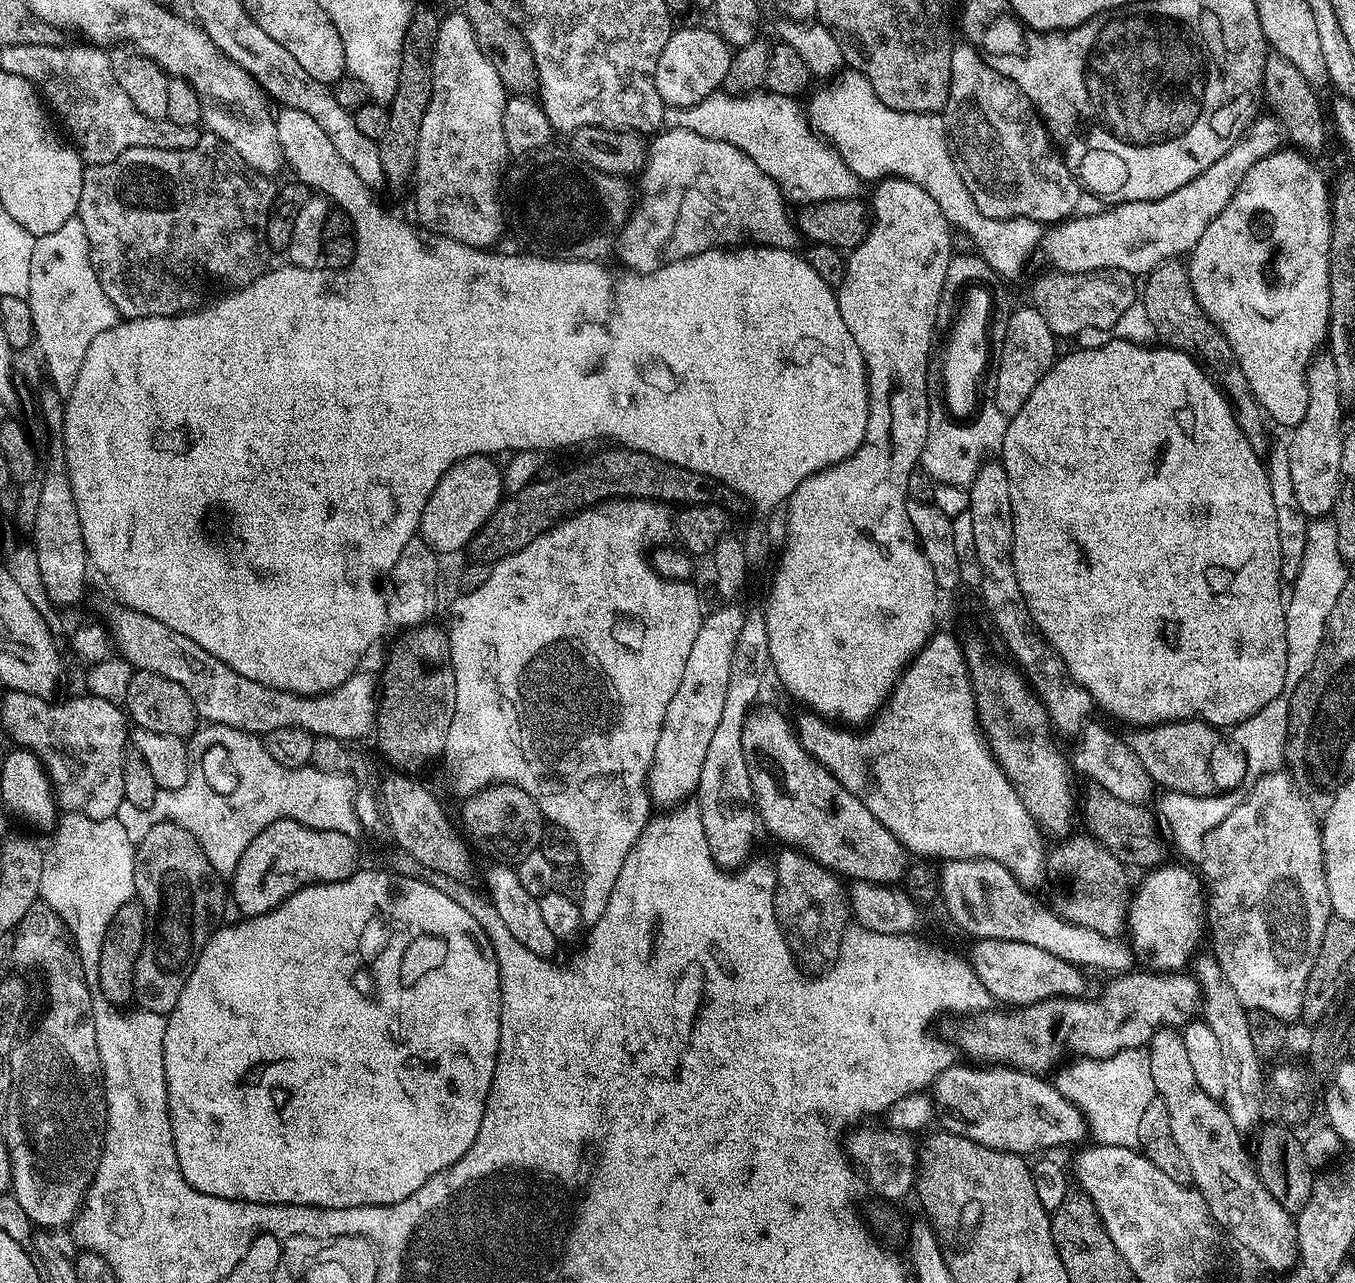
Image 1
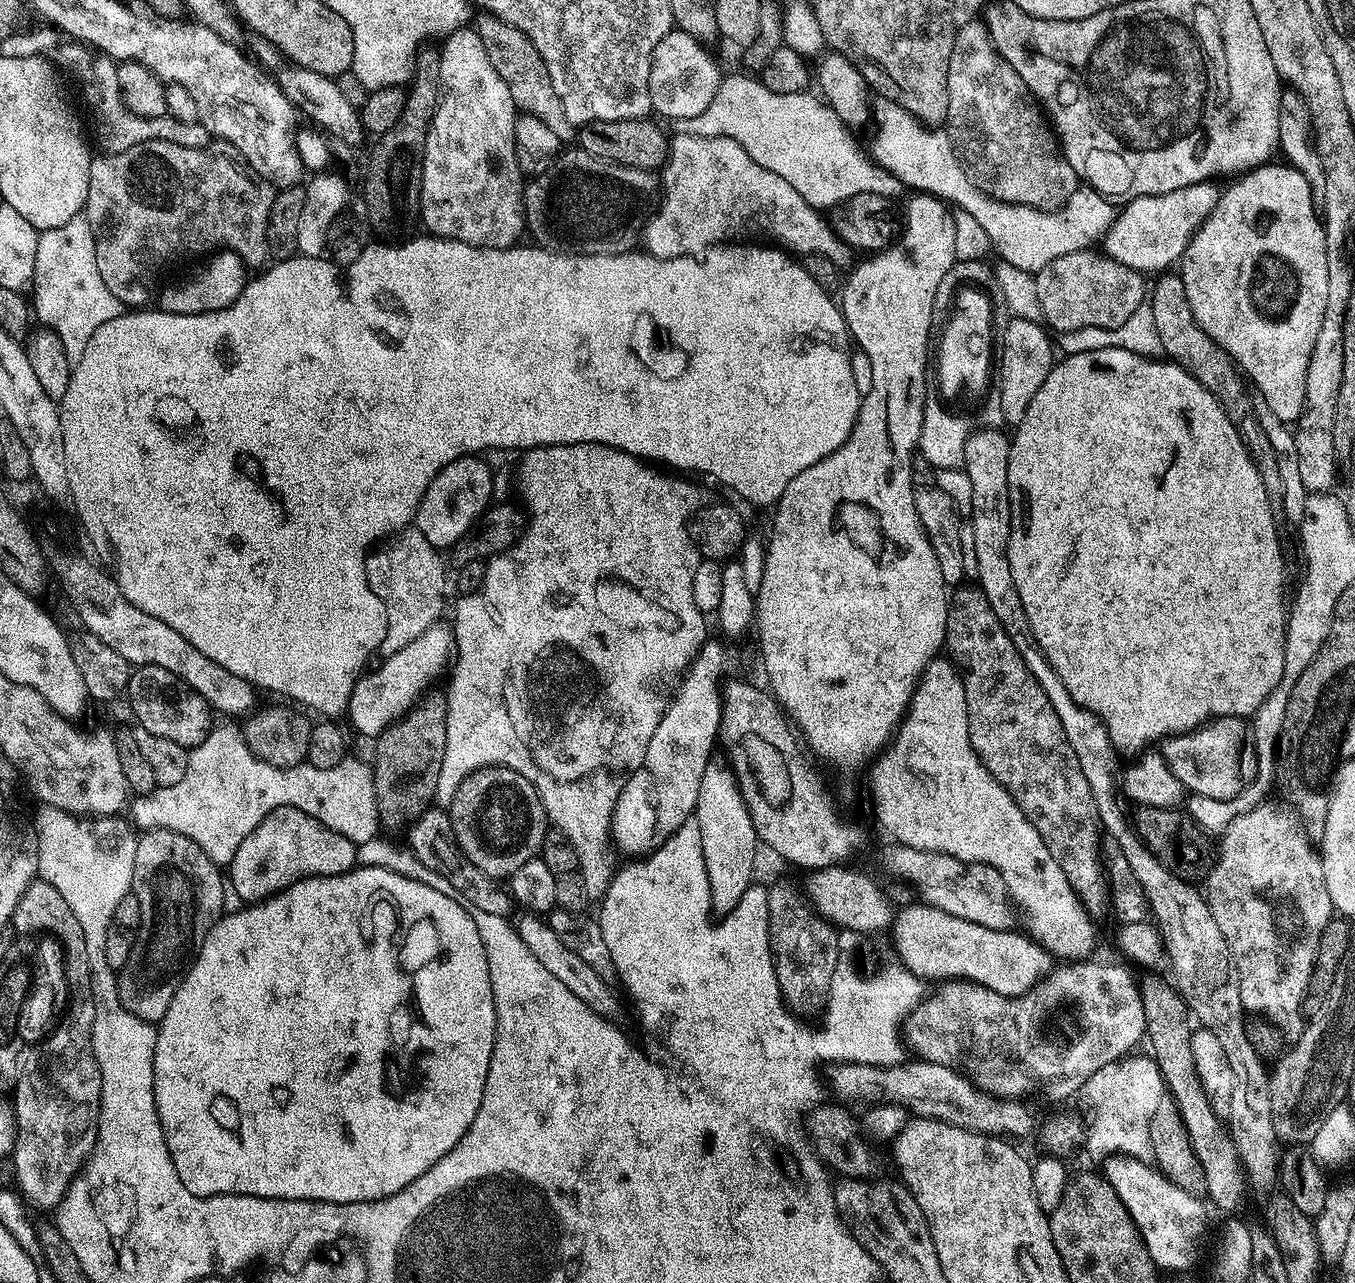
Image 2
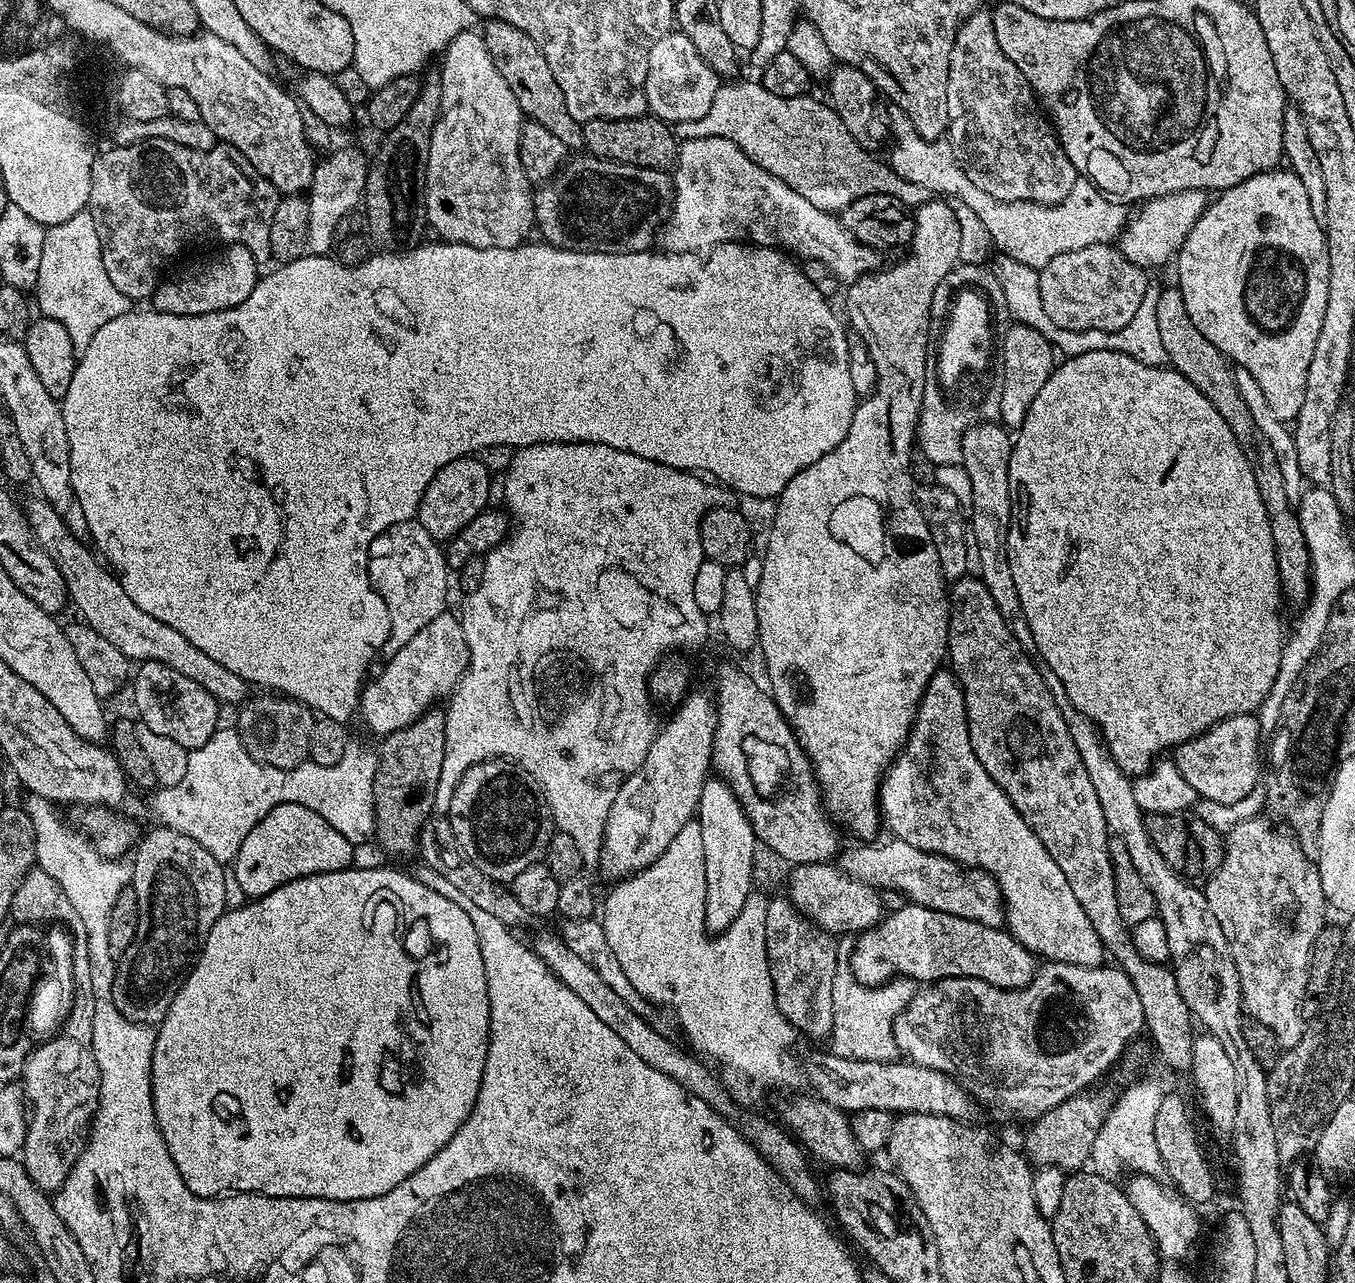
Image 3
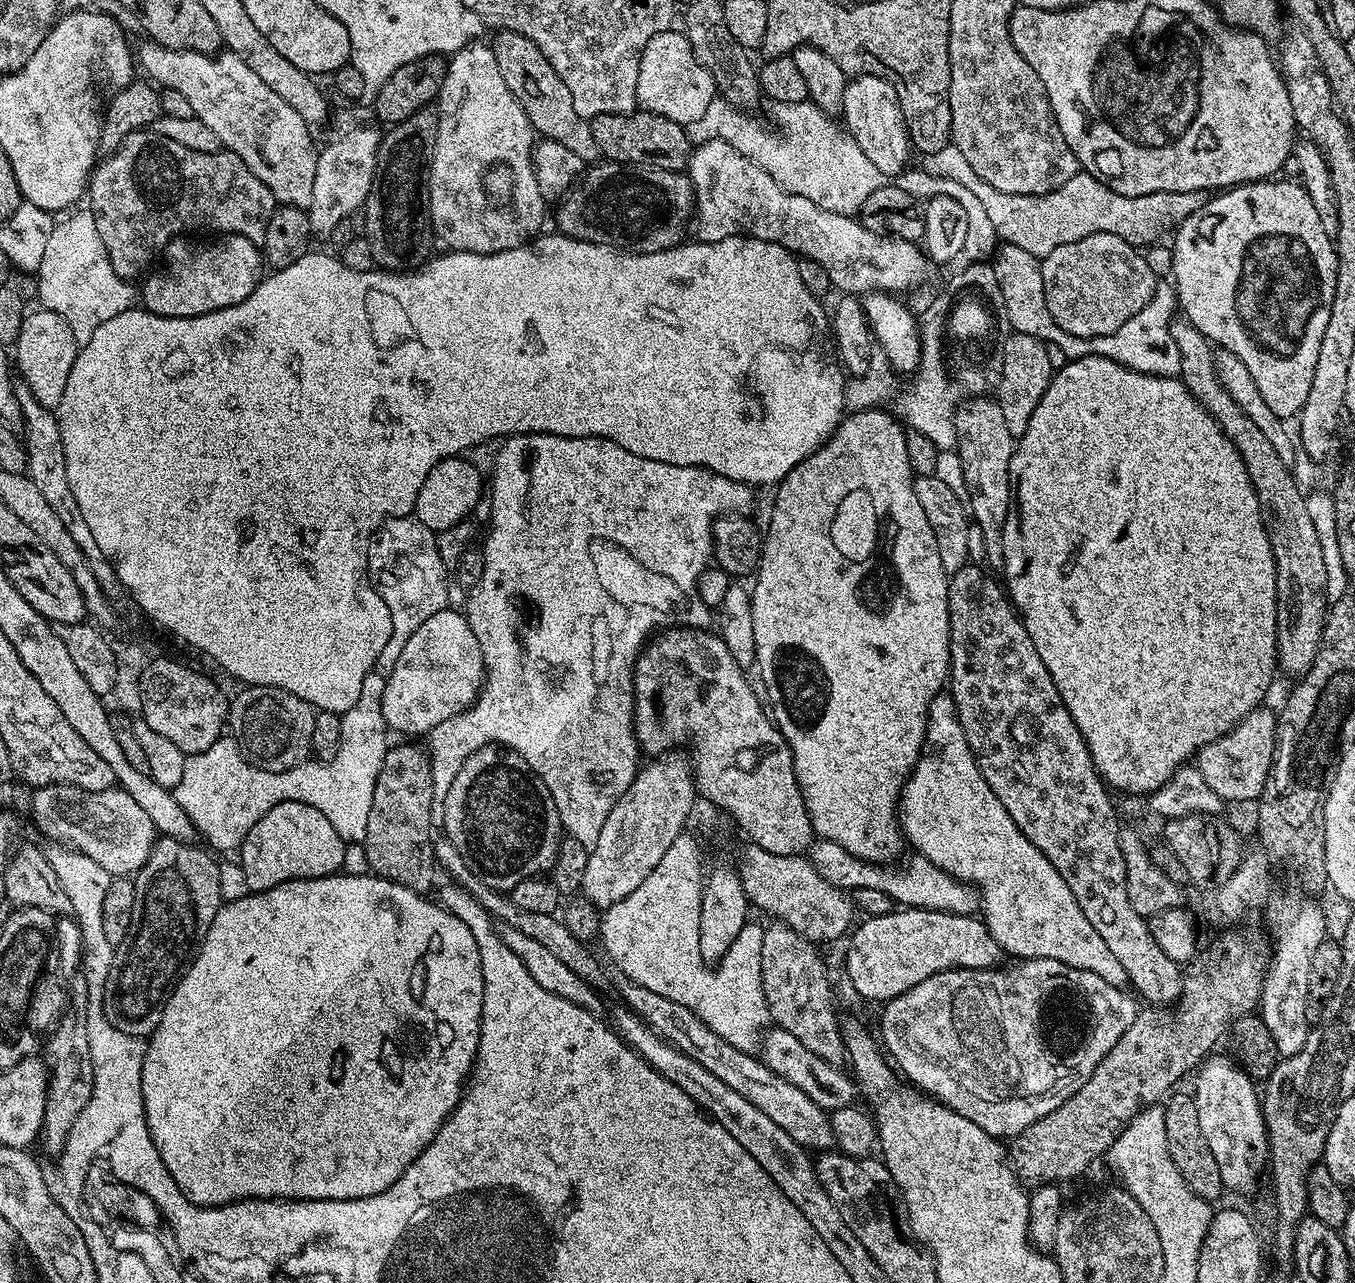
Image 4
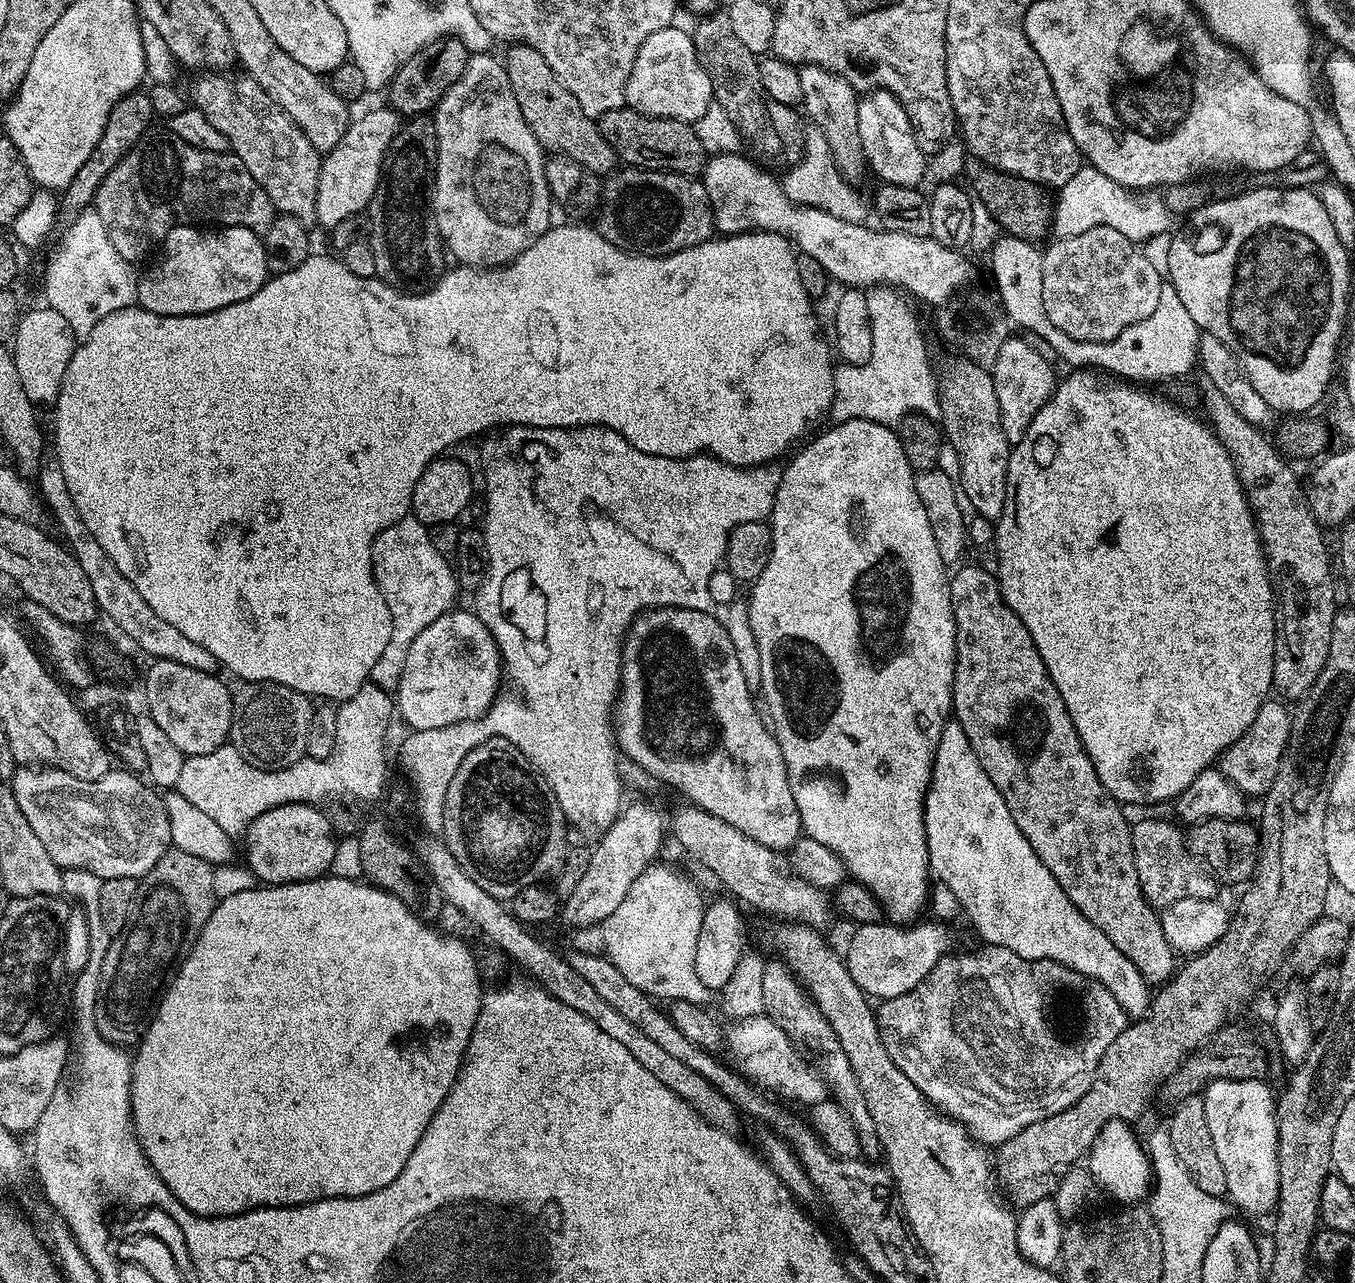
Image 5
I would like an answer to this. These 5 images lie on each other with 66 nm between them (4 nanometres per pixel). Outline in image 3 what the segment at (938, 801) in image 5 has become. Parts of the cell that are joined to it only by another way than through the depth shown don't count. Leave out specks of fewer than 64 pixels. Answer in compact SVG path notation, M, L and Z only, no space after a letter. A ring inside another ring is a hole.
M937 670L922 694L908 740L880 781L880 814L895 839L910 842L910 846L918 846L918 850L956 860L965 868L980 868L992 875L1000 887L1006 931L1036 958L1087 968L1099 968L1105 963L1104 943L1098 938L1090 918L1086 918L1086 910L1078 906L1078 898L1074 898L1066 874L1058 870L1058 862L1050 858L1038 834L1026 826L1010 798L1006 798L994 778L986 774L982 762L978 762L970 746L960 681L951 671Z

